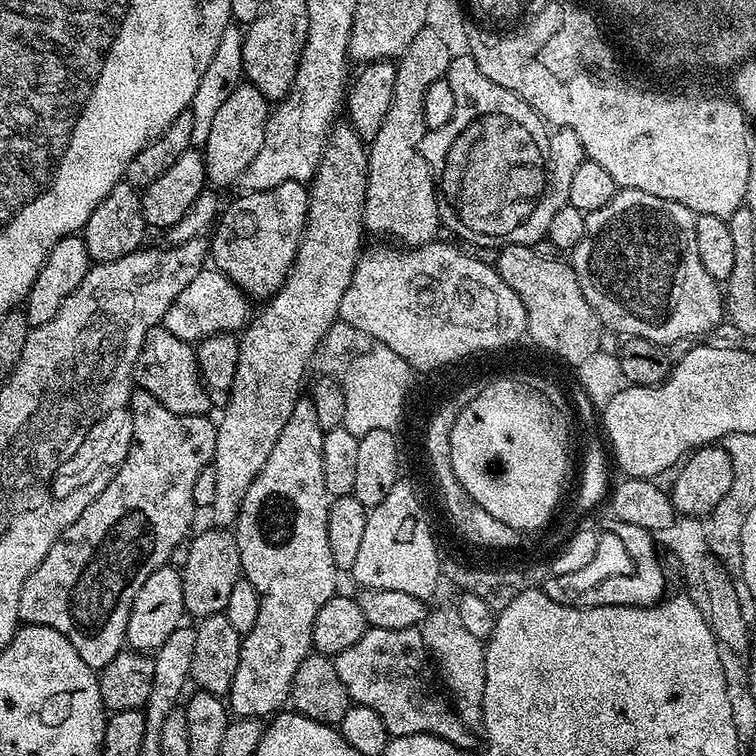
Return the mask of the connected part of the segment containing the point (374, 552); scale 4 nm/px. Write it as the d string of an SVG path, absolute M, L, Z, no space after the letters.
M397 480L394 490L369 511L358 558L350 576L360 583L361 589L402 590L402 594L414 594L414 598L427 601L428 596L435 594L436 583L442 580L442 552L436 549L432 524L415 490L406 480Z

